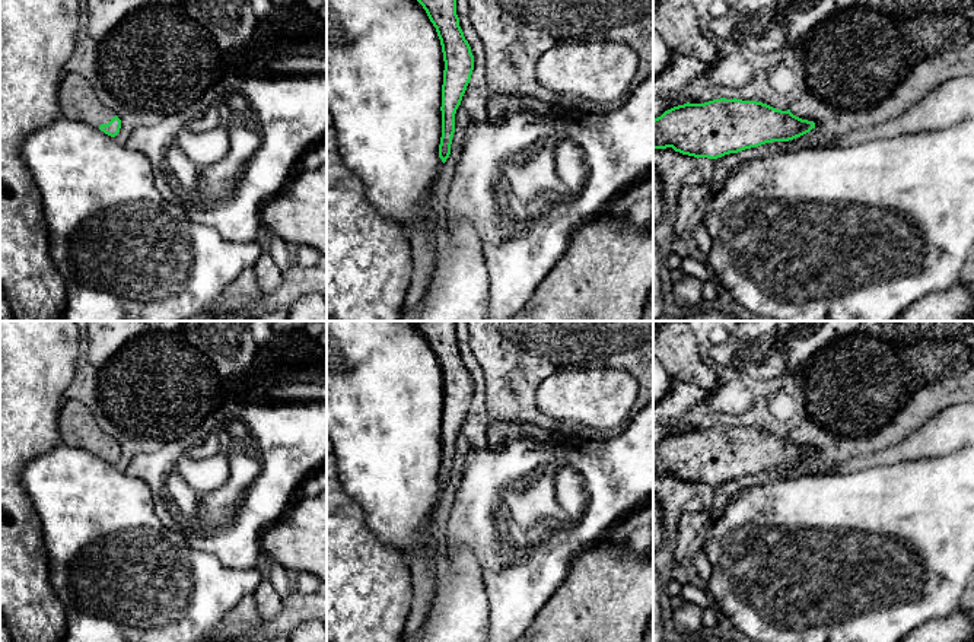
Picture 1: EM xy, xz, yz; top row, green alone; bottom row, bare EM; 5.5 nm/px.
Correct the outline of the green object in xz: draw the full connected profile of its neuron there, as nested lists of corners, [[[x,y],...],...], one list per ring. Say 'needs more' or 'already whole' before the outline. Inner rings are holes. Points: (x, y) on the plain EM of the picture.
already whole; [[[417,321],[440,366],[445,397],[442,411],[442,464],[439,484],[445,490],[451,482],[455,441],[471,407],[474,382],[464,363],[456,341],[456,321]]]

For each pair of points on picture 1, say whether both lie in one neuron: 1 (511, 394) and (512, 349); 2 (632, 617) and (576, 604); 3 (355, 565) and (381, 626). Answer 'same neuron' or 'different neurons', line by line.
1: same neuron
2: same neuron
3: same neuron

